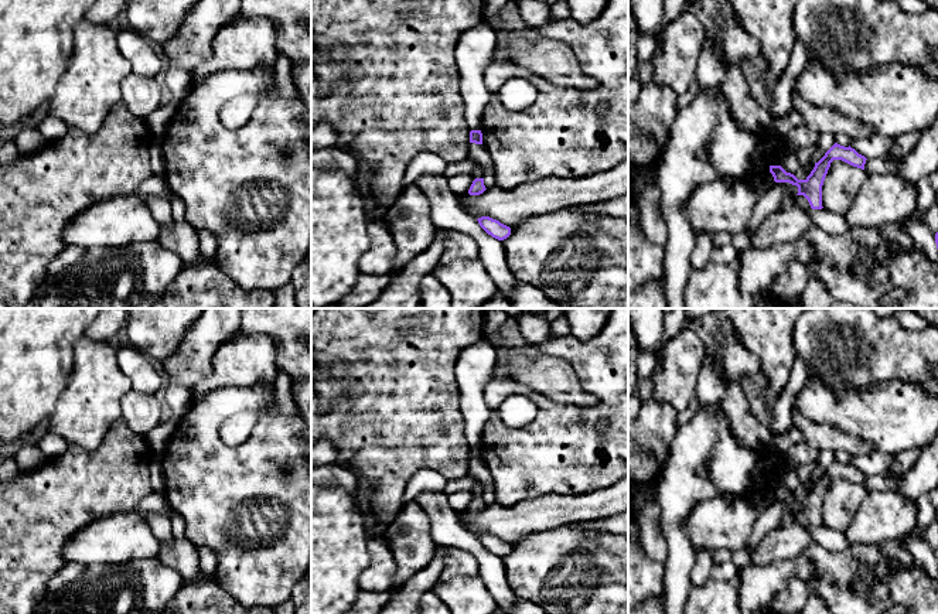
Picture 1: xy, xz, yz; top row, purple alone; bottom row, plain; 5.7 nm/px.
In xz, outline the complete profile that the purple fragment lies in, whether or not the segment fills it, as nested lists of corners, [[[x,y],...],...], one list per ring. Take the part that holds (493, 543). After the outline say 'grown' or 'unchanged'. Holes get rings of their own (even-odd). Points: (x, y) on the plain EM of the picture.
[[[481,533],[477,536],[480,543],[492,555],[498,557],[504,557],[511,552],[511,545],[501,540],[497,536],[492,536],[490,533]]]; unchanged

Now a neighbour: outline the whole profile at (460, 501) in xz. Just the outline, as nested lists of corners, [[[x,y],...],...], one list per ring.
[[[471,490],[457,491],[447,495],[448,505],[457,512],[464,512],[468,509],[475,494]]]

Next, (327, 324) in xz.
[[[315,308],[311,314],[311,446],[320,440],[330,441],[337,450],[334,464],[349,470],[357,478],[366,480],[372,487],[371,514],[379,522],[389,522],[402,509],[407,482],[420,470],[440,473],[446,480],[467,475],[470,446],[464,431],[460,393],[456,383],[456,362],[463,349],[484,338],[485,308]]]

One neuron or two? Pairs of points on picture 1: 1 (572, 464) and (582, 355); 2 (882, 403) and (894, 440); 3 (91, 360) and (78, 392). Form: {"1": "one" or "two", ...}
{"1": "one", "2": "one", "3": "one"}

